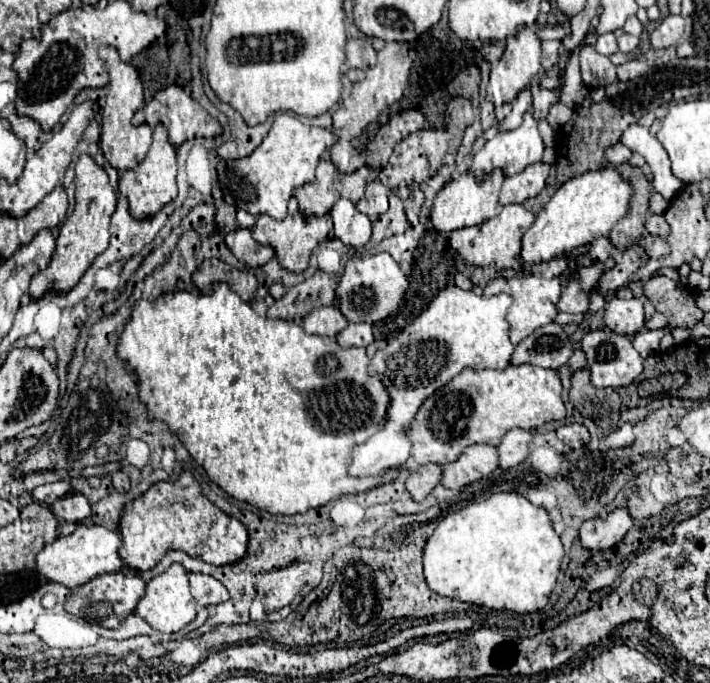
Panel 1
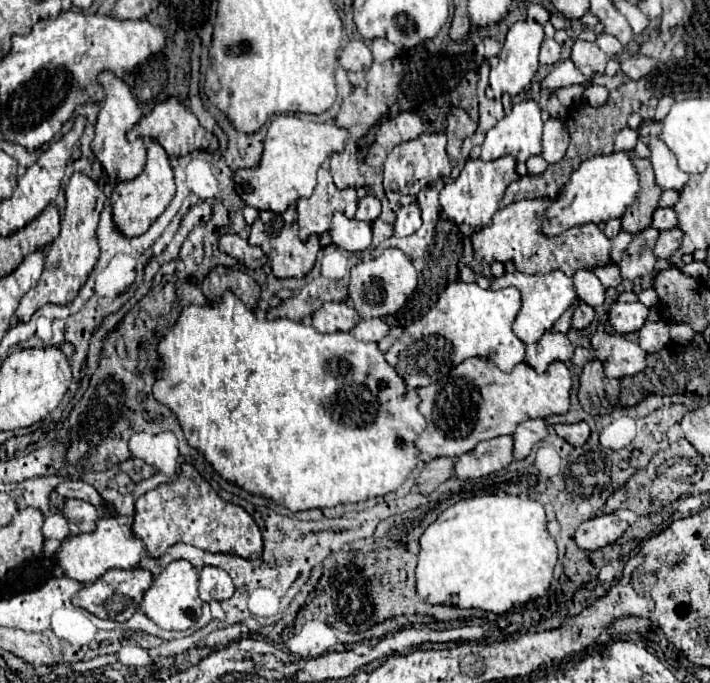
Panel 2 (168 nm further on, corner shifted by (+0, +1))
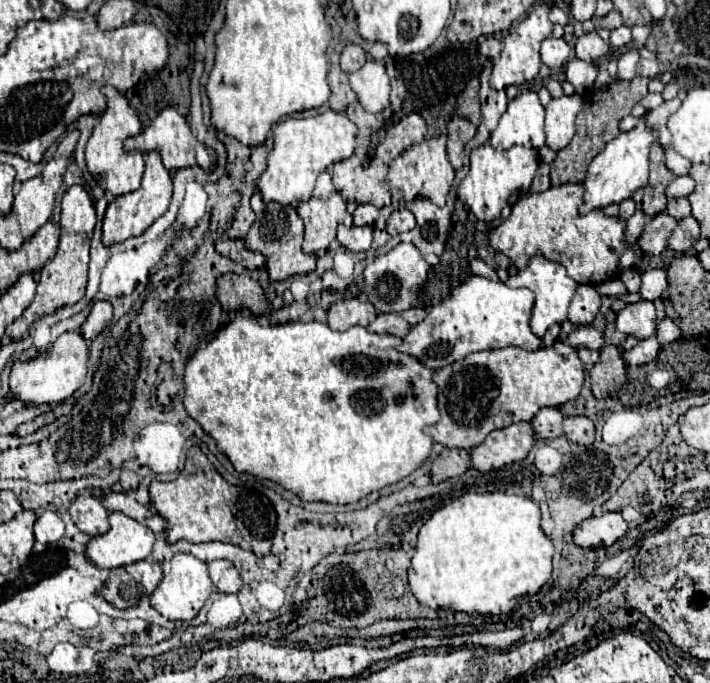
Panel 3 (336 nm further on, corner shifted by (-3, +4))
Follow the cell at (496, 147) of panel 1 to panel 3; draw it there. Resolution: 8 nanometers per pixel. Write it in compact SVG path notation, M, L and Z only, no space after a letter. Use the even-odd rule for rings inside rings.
M523 91L509 101L507 111L501 115L497 129L491 133L489 143L497 151L505 151L513 145L525 145L541 149L545 145L543 133L545 109L539 103L535 91Z

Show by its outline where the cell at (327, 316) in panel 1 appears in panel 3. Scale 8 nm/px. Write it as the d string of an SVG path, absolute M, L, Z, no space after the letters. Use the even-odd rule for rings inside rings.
M343 299L329 307L327 325L335 331L345 331L353 325L369 325L369 319L375 317L375 309L369 301L363 299Z

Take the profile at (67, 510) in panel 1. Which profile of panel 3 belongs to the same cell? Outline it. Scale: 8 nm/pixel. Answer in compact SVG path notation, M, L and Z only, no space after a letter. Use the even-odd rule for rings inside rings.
M79 495L71 503L69 513L71 513L75 525L91 537L97 537L97 535L103 535L109 531L109 519L107 519L109 513L101 505L101 501L95 499L93 495Z

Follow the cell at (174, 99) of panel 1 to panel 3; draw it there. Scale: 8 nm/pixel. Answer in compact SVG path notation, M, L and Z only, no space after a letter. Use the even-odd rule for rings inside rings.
M165 107L165 109L157 115L157 119L151 121L151 125L145 127L145 129L139 133L139 137L133 137L131 141L127 141L127 143L125 143L125 151L141 151L141 153L155 151L155 153L161 155L163 165L165 165L165 169L169 169L169 171L193 167L193 165L199 165L199 167L201 167L203 171L207 171L207 173L215 169L211 151L193 137L193 133L191 133L185 117L181 117L173 107Z

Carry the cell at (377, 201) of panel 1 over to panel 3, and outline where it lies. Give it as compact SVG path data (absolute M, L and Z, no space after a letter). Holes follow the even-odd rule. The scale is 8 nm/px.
M359 205L353 213L353 225L373 225L379 217L379 209L373 205Z

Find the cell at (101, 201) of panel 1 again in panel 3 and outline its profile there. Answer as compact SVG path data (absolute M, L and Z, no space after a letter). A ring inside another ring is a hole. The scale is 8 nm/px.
M73 185L67 189L63 201L61 201L61 221L59 221L59 249L57 255L39 271L39 283L37 283L37 293L33 303L25 309L25 313L13 321L7 327L7 337L13 341L25 339L29 335L29 327L37 317L51 315L59 307L65 305L75 305L83 295L85 295L85 285L87 285L87 265L89 265L89 241L93 235L95 227L95 205L87 191L81 185Z

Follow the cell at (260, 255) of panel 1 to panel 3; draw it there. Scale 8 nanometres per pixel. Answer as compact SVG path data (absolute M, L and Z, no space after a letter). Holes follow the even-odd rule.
M219 239L215 243L217 253L221 253L223 257L229 257L229 259L233 259L237 263L243 261L243 255L241 255L243 249L245 249L245 245L243 245L241 239Z

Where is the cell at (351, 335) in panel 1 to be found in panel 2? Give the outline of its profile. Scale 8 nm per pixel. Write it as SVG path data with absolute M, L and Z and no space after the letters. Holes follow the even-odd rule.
M370 318L370 320L360 320L350 334L362 342L378 342L388 334L388 324L382 318Z

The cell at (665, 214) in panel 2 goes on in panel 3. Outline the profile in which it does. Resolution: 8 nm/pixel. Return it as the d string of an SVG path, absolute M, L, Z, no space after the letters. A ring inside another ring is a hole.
M681 197L681 199L669 199L667 213L673 215L675 219L689 217L691 215L691 203L689 203L689 199L685 199L685 197Z

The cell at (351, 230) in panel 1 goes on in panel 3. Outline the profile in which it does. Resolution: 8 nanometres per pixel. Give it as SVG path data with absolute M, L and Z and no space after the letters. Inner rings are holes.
M339 225L337 229L337 241L347 247L349 251L367 251L371 247L371 227L343 227Z

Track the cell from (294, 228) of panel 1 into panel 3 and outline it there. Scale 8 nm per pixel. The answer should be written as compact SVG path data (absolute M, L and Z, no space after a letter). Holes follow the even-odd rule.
M267 203L263 213L257 215L255 223L251 225L245 237L245 249L259 251L267 259L267 273L271 281L283 281L297 273L307 275L315 269L315 255L305 255L301 251L301 243L303 243L303 221L293 207L281 203Z

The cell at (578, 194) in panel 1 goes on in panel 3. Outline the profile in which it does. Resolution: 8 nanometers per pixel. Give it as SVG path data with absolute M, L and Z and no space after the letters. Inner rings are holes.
M641 117L631 131L623 131L615 139L611 139L587 169L585 177L587 191L583 197L585 203L581 207L581 213L603 209L611 203L621 203L623 199L629 199L637 189L645 187L645 181L649 179L649 147L655 143L657 143L657 131L647 127L645 117Z

